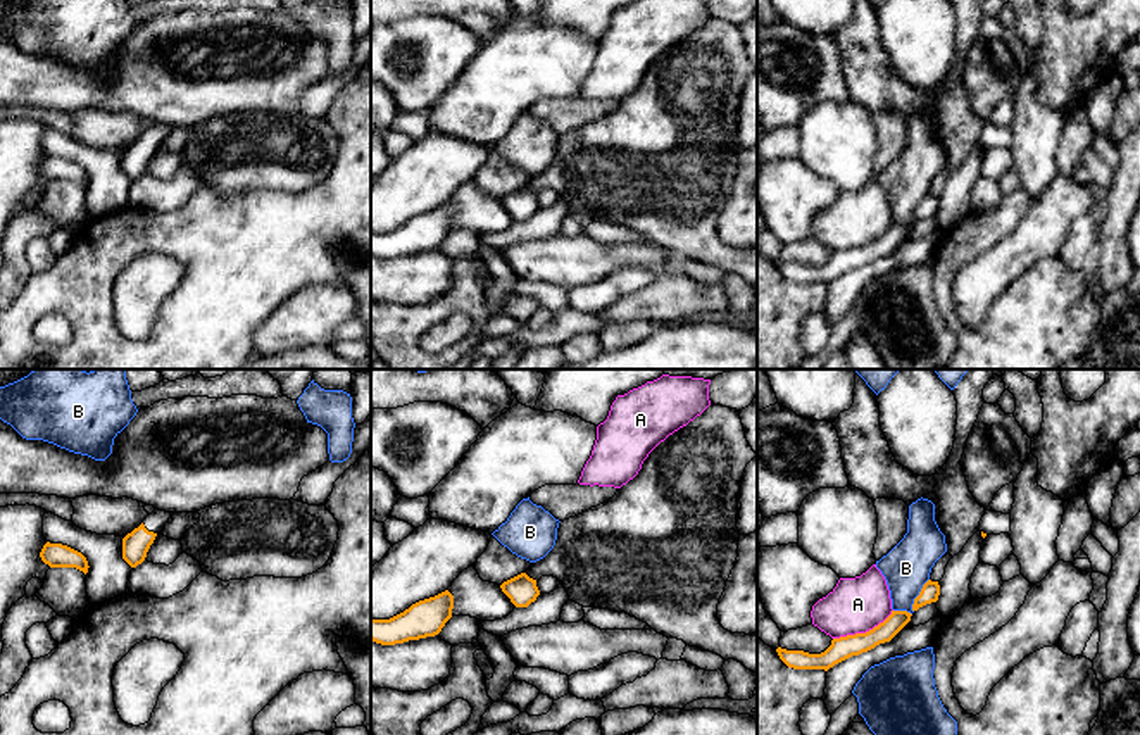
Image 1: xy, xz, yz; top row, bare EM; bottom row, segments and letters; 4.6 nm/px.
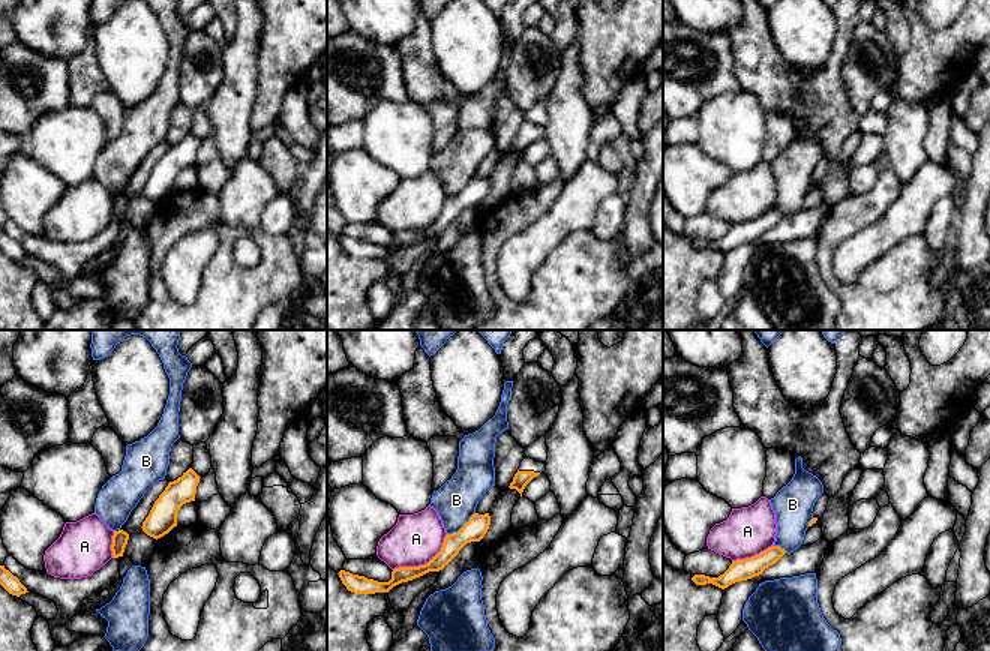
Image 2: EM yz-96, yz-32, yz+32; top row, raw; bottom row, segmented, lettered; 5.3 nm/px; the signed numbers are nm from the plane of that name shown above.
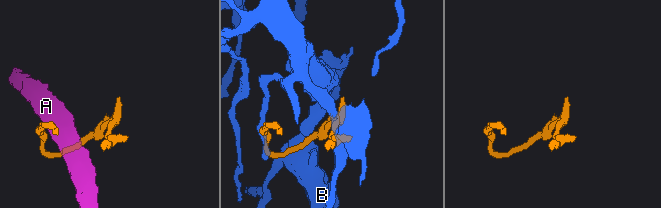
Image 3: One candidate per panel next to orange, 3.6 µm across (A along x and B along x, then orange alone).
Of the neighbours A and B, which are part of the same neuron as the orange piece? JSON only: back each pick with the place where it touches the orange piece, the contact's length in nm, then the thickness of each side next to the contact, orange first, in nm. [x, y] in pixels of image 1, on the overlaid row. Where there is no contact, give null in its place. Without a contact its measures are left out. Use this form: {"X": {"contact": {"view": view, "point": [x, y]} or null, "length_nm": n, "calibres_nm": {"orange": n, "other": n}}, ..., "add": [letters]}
{"add": []}

